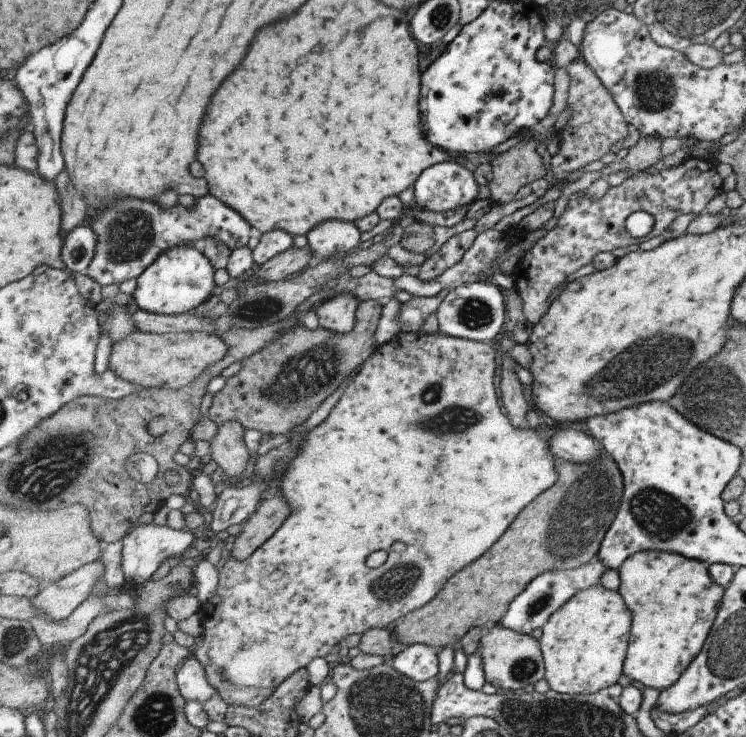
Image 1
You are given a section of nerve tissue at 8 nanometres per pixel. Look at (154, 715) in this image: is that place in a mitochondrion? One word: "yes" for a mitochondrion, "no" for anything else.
yes

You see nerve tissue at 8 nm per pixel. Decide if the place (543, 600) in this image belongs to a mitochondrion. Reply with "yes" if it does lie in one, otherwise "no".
yes

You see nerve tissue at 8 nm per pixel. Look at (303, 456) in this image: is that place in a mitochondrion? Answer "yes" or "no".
no

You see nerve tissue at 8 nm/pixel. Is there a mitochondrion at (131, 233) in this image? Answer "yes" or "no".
yes

